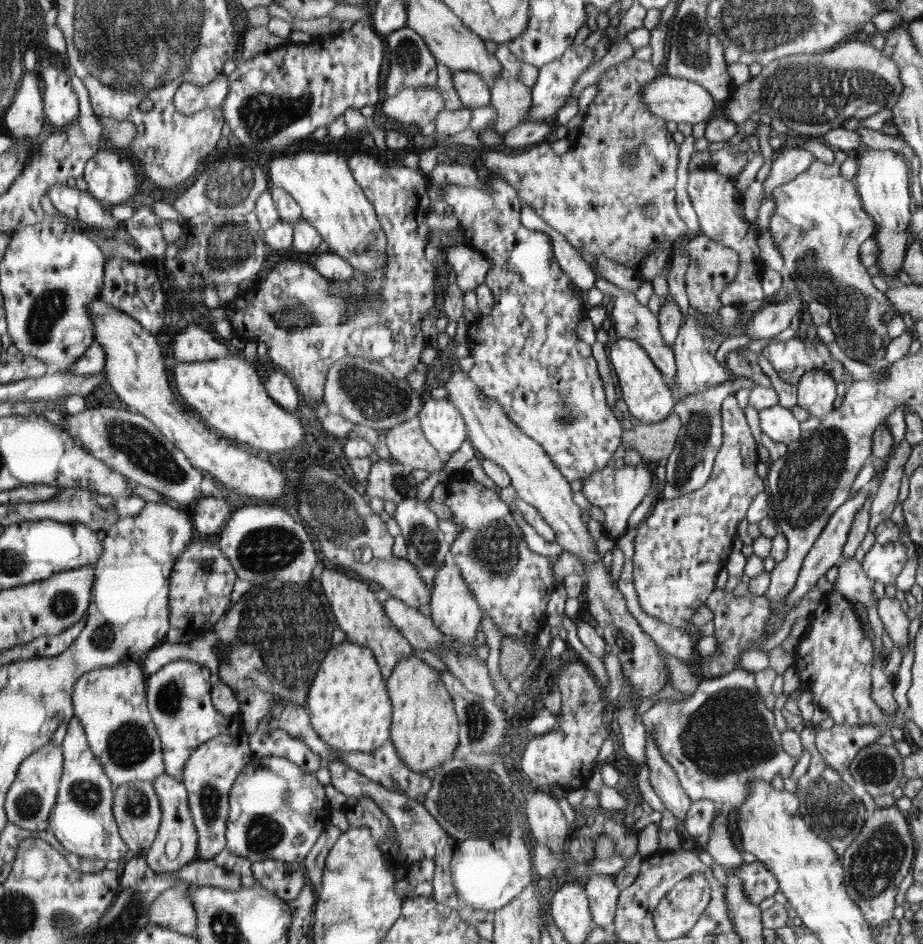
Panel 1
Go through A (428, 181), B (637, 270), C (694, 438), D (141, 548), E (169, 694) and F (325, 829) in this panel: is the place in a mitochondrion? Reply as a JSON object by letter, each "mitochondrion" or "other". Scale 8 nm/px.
{"A":"other","B":"other","C":"mitochondrion","D":"other","E":"mitochondrion","F":"other"}

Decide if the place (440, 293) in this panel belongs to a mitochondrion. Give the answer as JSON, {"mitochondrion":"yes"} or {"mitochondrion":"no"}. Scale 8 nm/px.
{"mitochondrion":"no"}

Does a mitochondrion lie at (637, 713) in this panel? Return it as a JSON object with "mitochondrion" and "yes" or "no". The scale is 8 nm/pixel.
{"mitochondrion":"no"}

